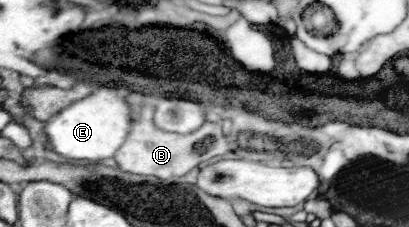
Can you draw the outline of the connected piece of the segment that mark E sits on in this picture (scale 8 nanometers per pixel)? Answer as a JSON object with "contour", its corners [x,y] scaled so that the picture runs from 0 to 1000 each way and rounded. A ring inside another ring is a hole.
{"contour":[[[244,388],[215,432],[166,467],[108,546],[108,643],[166,705],[244,714],[274,696],[284,678],[284,652],[293,652],[293,634],[303,626],[303,599],[313,599],[318,476],[303,432],[308,388]]]}

